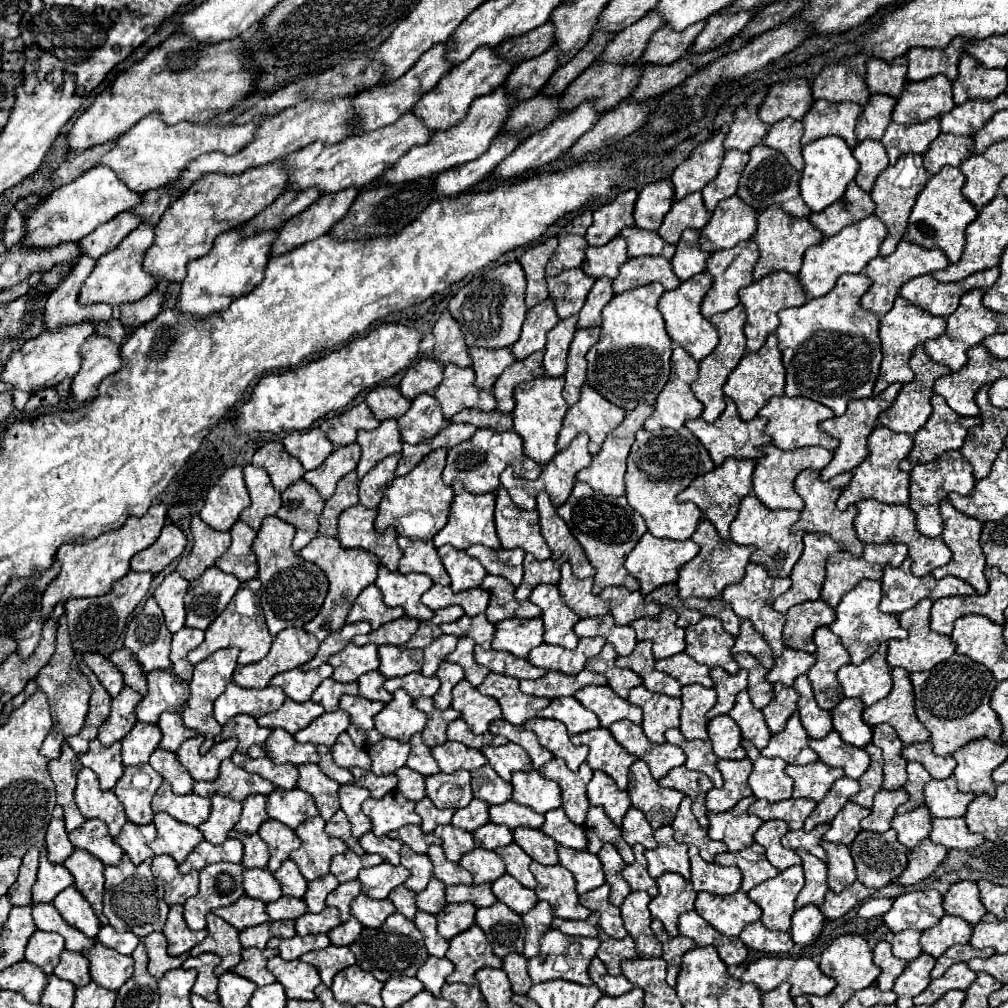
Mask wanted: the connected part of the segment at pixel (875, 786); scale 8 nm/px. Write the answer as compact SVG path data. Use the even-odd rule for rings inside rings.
M868 744L866 746L866 752L870 754L872 762L870 762L870 768L860 776L860 792L854 794L850 798L850 802L858 804L858 806L864 806L864 808L872 808L874 806L874 794L882 788L882 752L878 746L874 744Z

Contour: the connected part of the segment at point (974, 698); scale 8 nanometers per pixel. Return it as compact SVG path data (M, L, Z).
M954 654L928 672L910 674L910 680L916 694L916 716L930 730L930 742L938 756L948 756L980 738L1000 742L1000 722L990 708L990 696L998 682L986 666Z

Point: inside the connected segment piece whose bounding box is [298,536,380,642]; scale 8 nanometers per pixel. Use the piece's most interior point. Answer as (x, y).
(348, 571)

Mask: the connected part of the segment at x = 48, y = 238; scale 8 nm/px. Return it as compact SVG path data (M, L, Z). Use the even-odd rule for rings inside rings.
M94 166L86 174L78 176L70 184L54 190L42 204L38 204L32 212L28 212L26 220L26 238L22 240L28 248L50 248L52 244L62 242L78 242L90 232L94 232L100 224L112 220L116 214L126 212L142 202L142 194L132 192L112 168Z

